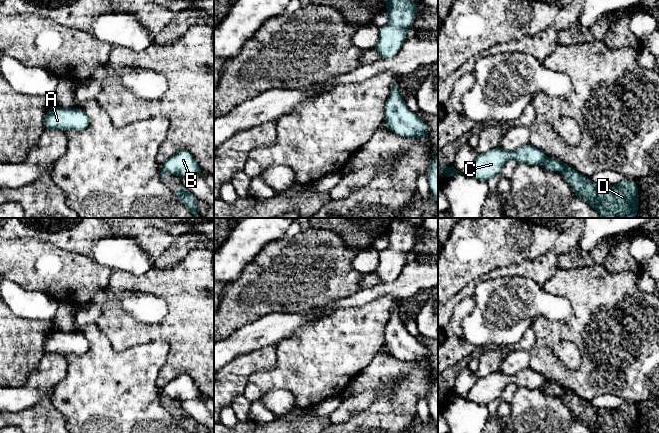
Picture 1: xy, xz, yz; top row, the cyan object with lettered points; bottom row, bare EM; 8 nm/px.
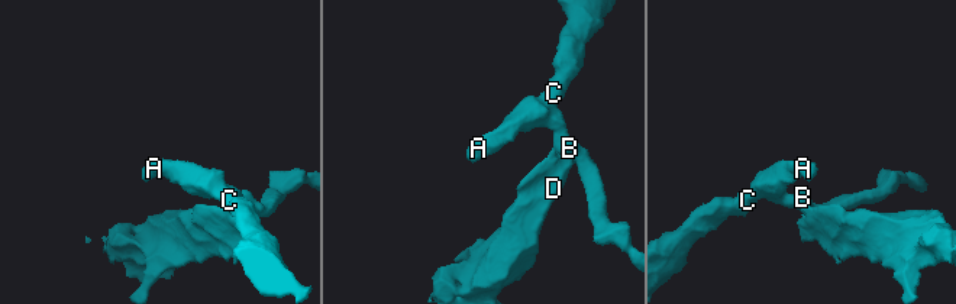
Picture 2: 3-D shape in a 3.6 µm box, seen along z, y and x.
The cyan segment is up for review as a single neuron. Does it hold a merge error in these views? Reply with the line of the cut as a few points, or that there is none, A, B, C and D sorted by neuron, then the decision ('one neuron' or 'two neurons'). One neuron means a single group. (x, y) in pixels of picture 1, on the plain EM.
cut yz (569, 391), (563, 394); groups A B C / D; two neurons

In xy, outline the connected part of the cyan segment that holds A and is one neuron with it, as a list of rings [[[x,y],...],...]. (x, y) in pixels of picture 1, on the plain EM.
[[[50,331],[44,343],[45,354],[85,354],[90,348],[88,339],[80,332]]]

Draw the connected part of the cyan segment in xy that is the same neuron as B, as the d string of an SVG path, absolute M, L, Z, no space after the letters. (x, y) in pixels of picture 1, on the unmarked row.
M181 374L167 383L161 389L161 393L181 402L190 399L202 400L203 398L203 394L194 384L193 380L186 374Z

